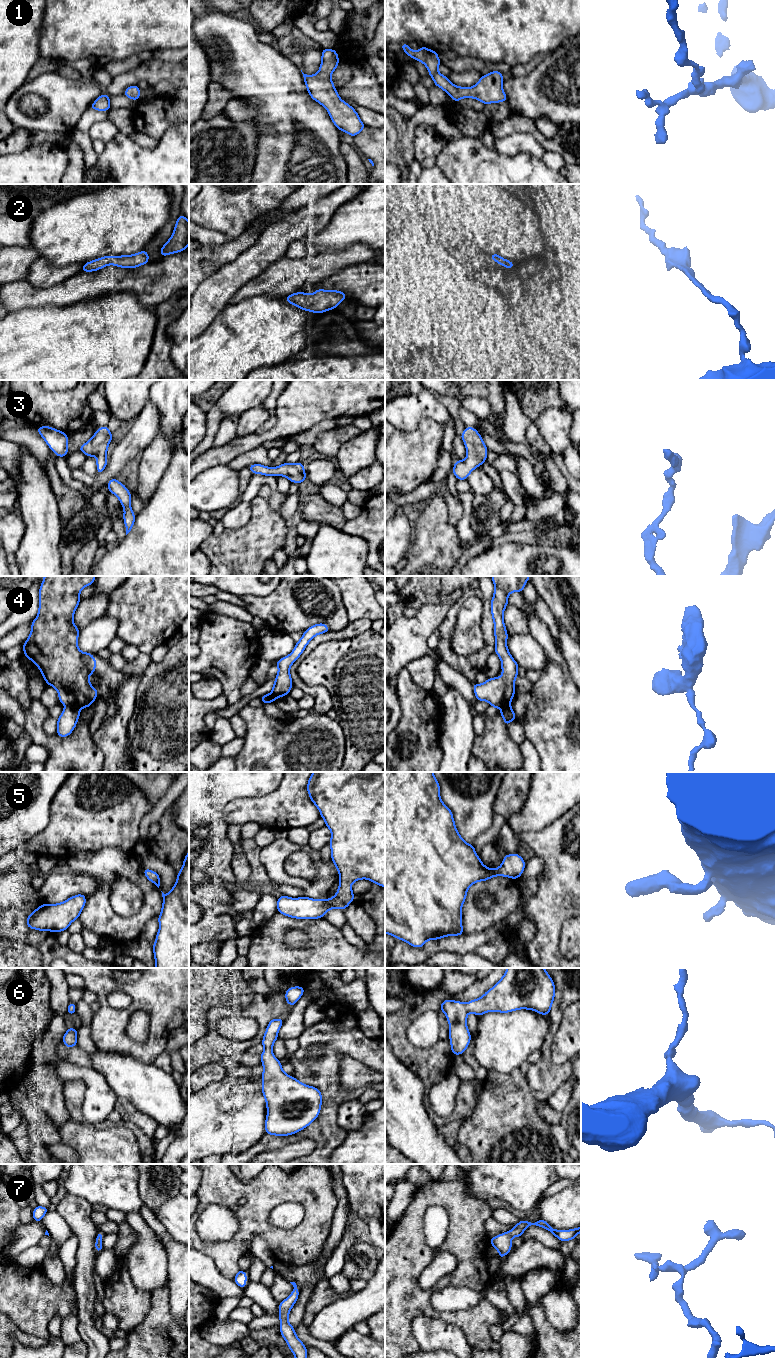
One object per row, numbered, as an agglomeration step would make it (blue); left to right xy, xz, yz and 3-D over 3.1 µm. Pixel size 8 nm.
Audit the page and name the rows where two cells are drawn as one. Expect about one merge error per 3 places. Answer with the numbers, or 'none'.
4

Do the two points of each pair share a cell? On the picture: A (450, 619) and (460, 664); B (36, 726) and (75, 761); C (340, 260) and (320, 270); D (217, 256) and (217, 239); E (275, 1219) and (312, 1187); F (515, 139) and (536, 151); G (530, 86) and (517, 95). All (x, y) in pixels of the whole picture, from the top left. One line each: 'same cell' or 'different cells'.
A: same cell
B: same cell
C: same cell
D: different cells
E: different cells
F: same cell
G: same cell

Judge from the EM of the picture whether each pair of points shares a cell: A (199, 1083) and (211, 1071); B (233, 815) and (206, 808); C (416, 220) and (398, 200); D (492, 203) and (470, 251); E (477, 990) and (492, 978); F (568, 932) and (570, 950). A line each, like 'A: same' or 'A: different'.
A: same
B: different
C: different
D: different
E: same
F: same

